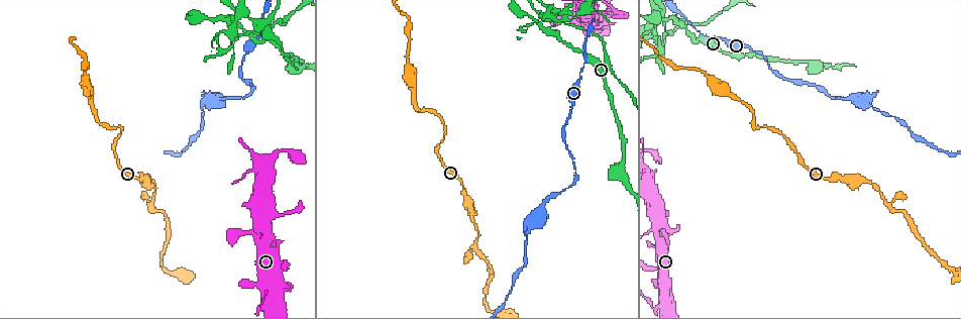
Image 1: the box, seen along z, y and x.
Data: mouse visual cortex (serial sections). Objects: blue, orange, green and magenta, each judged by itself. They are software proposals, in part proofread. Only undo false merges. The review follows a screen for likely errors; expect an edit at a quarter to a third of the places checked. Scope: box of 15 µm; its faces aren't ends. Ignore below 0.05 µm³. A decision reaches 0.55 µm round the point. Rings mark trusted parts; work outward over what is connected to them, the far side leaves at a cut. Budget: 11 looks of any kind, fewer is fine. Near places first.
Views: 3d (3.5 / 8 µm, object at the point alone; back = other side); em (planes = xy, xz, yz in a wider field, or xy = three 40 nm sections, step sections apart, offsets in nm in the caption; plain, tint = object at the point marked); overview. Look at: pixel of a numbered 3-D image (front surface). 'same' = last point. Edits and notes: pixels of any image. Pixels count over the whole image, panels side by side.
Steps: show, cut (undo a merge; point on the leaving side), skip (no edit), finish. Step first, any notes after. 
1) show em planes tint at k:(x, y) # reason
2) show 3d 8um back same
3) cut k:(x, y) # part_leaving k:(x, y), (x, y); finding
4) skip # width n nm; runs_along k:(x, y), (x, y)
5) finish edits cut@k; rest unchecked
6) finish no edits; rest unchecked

show 3d 3.5um at 1:(579, 73) # sudden change in width

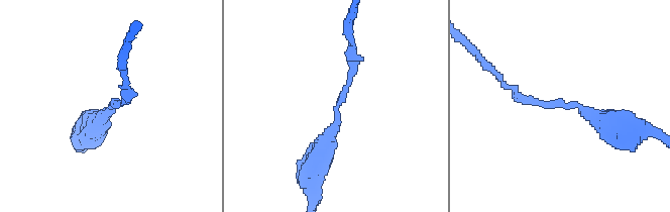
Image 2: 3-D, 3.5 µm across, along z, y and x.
show em planes tint at 2:(564, 107) # arm_widths 150, 350 nm; need the tissue

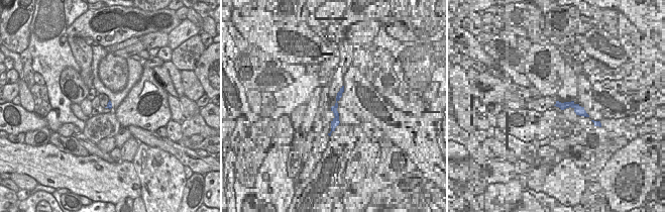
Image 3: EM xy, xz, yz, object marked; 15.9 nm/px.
show em xy step 2 tint same # cut it another way

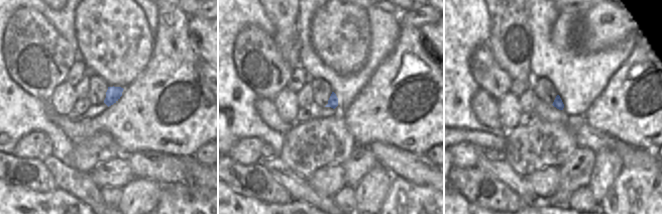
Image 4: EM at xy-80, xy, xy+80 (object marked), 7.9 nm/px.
skip # continuous, no second cell

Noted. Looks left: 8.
show 3d 3.5um at 1:(756, 52) # calibre changes

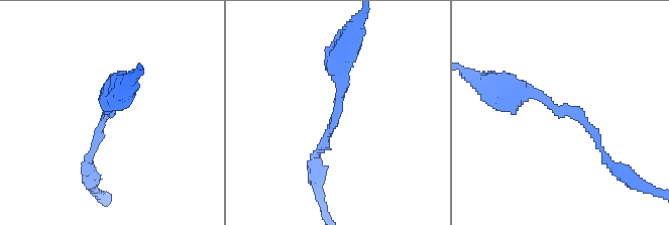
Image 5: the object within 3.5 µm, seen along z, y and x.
show em xy step 2 tint at 5:(114, 114) # shape alone is not enough

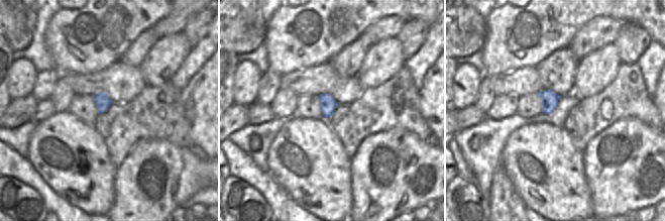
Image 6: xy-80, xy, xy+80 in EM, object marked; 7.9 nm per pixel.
skip # arm_widths 100, 350 nm; runs_along 5:(505, 92), (574, 110), (604, 153); continuous, no second cell

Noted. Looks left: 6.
show 3d 3.5um at 1:(410, 73) # calibre changes

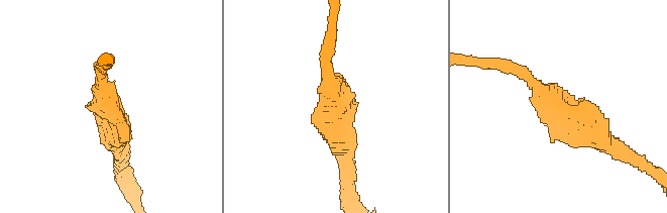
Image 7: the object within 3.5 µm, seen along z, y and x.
show em planes tint at 7:(112, 102) # shape alone is not enough

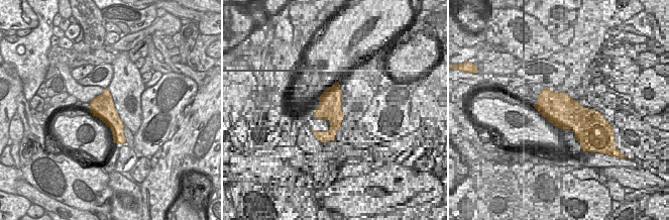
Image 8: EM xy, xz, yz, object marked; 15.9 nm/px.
skip # one cell here

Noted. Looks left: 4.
show 3d 8um back at 1:(259, 229)

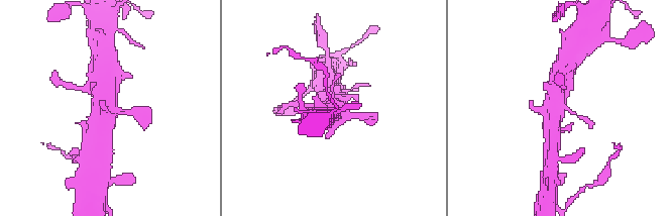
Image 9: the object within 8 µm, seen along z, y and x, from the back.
show em planes tint at 9:(335, 102) # need the tissue

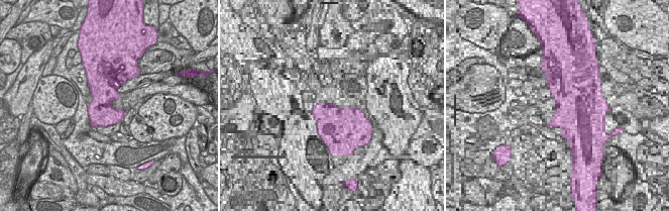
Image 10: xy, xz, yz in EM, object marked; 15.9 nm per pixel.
skip # runs_along 9:(553, 120), (555, 91), (565, 64); all the same cell

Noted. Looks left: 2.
finish no edits; rest unchecked

